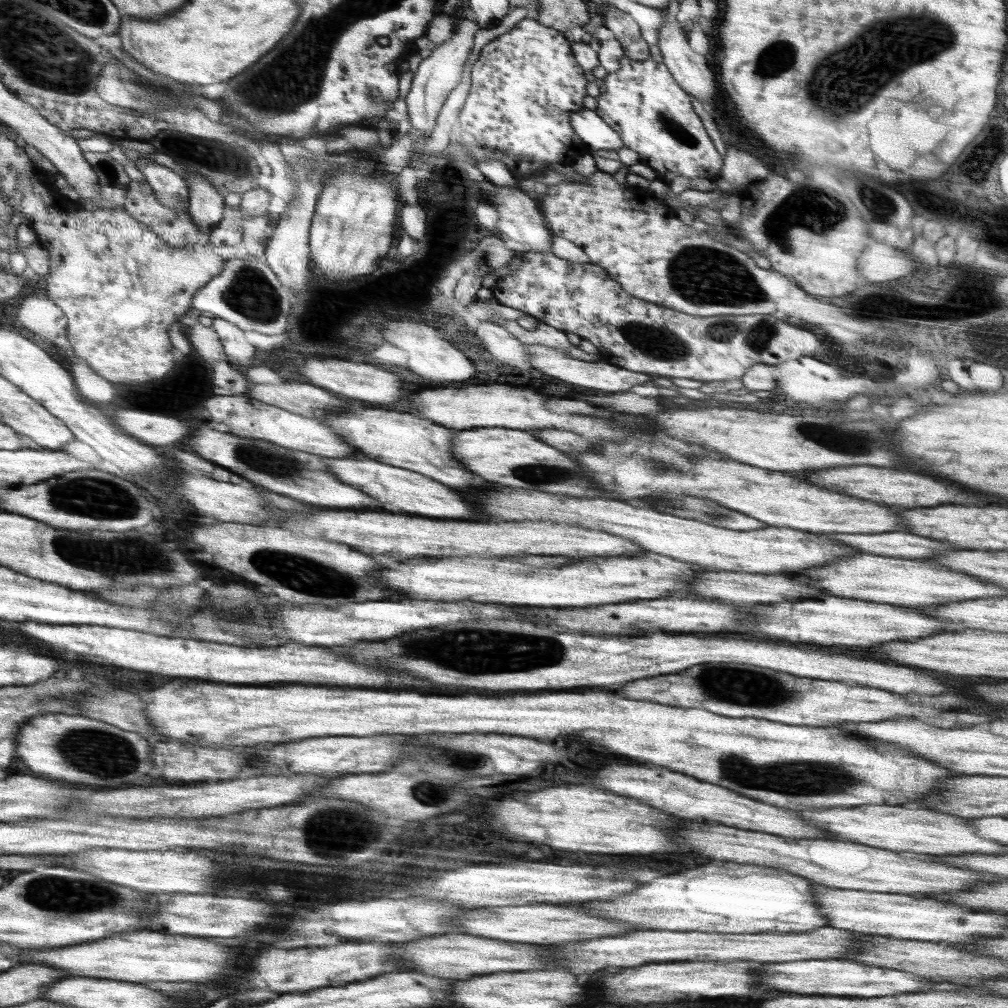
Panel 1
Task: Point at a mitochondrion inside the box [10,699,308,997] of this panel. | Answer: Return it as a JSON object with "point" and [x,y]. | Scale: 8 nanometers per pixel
{"point":[103,754]}

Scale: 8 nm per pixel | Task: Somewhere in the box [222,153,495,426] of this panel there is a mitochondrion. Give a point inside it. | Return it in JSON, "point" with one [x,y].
{"point":[241,169]}

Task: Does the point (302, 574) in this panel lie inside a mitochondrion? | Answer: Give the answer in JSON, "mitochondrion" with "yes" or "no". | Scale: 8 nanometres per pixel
{"mitochondrion":"yes"}

